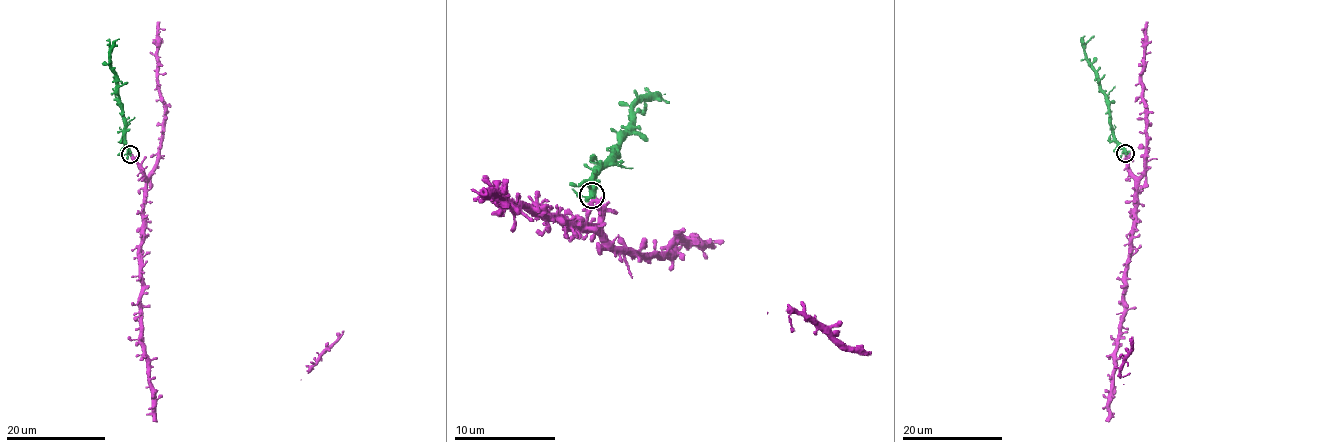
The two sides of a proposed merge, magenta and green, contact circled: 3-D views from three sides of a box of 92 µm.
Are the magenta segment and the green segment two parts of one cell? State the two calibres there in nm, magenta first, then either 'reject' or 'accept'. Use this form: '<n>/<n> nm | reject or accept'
500/320 nm | accept

